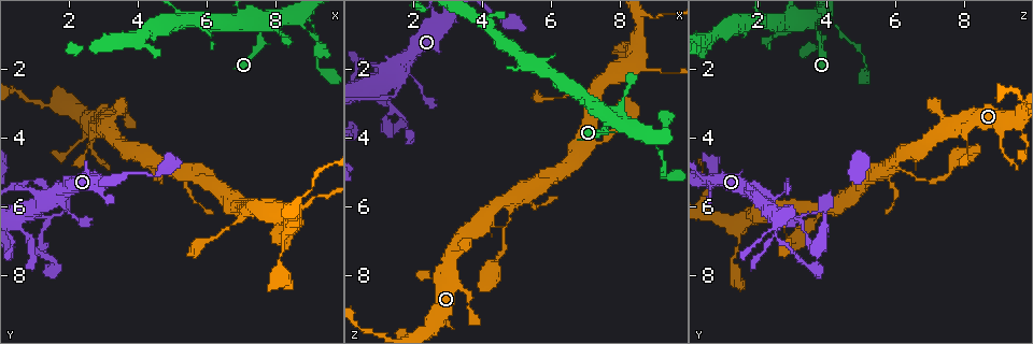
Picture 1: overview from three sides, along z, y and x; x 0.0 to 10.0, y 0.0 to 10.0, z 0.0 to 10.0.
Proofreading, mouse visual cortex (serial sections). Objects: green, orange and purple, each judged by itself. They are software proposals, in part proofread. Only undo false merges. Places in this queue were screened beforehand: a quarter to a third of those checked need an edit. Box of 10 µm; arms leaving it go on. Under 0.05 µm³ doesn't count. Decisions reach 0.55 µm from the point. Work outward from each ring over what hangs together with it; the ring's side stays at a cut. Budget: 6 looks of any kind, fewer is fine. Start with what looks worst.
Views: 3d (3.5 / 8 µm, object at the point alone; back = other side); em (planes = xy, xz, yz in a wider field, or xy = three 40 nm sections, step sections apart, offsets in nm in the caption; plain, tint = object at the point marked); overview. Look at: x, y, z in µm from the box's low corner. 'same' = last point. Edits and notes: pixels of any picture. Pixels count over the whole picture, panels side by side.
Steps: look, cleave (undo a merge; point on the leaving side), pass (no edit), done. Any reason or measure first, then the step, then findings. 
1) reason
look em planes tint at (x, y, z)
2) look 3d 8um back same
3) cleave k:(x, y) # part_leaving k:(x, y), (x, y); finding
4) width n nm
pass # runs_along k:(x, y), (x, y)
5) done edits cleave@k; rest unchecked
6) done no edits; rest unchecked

arms part here
look em planes tint at (1.40, 6.35, 3.20)

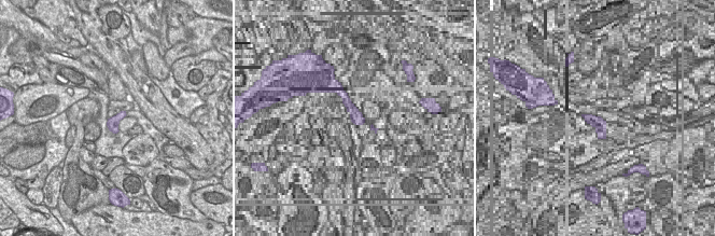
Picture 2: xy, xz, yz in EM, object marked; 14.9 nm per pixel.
look 3d 3.5um same

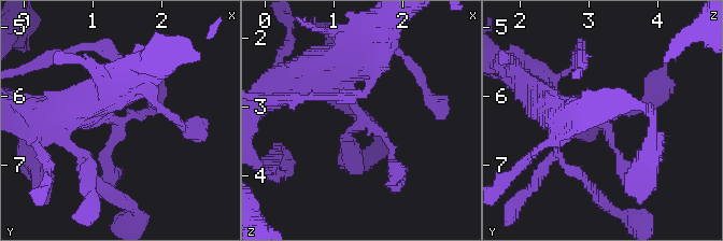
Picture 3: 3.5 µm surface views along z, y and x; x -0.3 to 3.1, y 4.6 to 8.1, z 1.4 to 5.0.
pass # runs_along 3:(542, 101), (600, 121), (634, 176); continuous, no second cell

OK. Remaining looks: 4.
abrupt turn
look 3d 3.5um at (9.05, 0.80, 4.25)

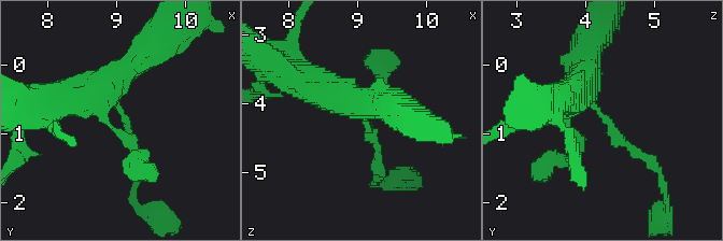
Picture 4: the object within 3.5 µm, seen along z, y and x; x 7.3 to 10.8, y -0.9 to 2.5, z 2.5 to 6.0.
arm_widths 150, 500 nm
look em xy step 5 tint at (9.10, 0.75, 4.25)

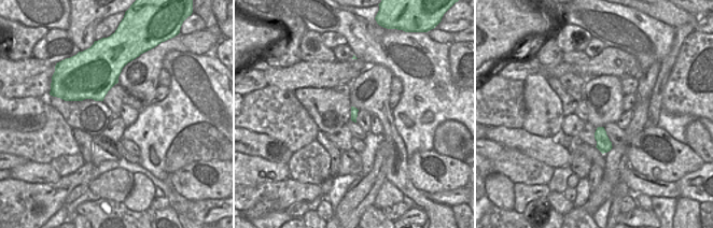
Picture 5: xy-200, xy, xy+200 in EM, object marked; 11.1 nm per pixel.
another direction
look em planes tint same

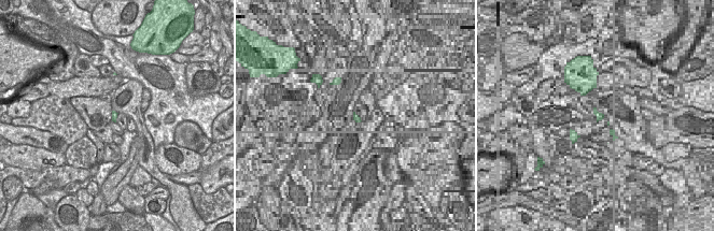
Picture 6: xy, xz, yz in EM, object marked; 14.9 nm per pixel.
width 100 nm
pass # runs_along 4:(314, 85), (354, 107), (378, 149), (374, 168); all the same cell

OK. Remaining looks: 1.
done no edits; rest unchecked

